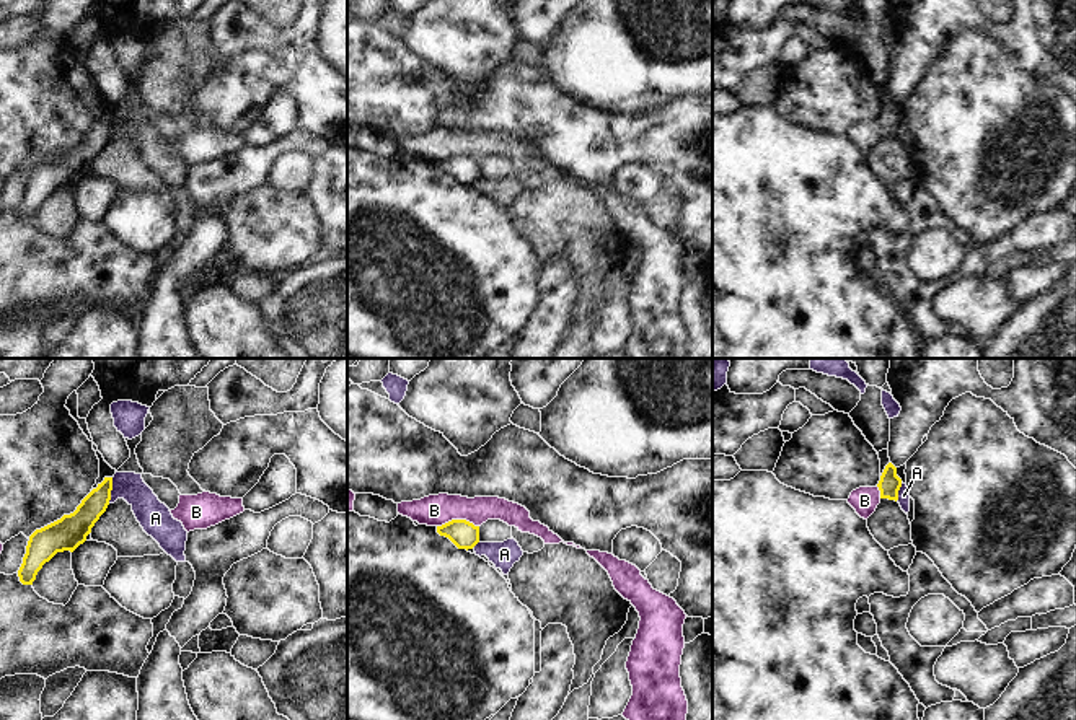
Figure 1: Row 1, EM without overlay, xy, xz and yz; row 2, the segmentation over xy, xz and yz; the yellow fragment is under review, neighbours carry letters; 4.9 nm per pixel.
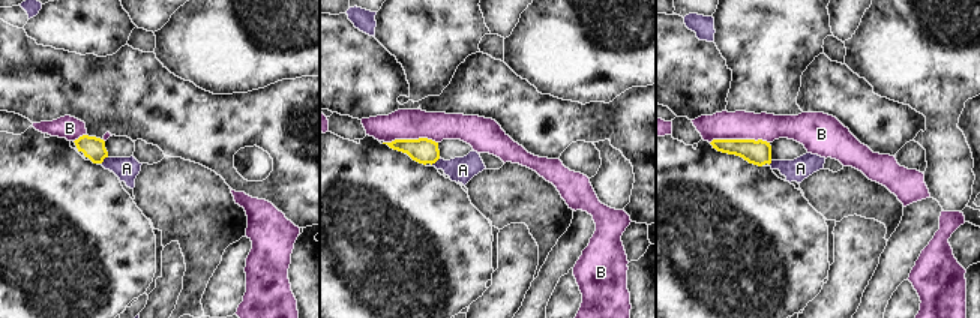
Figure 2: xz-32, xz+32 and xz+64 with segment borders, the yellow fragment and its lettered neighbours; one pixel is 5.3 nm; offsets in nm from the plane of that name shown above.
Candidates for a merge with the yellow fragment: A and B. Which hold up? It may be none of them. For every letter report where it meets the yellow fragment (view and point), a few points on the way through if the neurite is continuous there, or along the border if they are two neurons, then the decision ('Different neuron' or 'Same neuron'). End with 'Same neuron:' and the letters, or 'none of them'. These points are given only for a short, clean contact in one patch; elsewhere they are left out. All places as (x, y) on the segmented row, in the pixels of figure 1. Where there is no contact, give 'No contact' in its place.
A: Touches yellow at xy (110, 491). Boundary: xy (113, 478), (108, 502). Different neuron
B: Touches yellow at xz (457, 520). Boundary: xz (478, 525), (468, 520), (449, 520), (437, 526). Different neuron
Same neuron: none of them.

